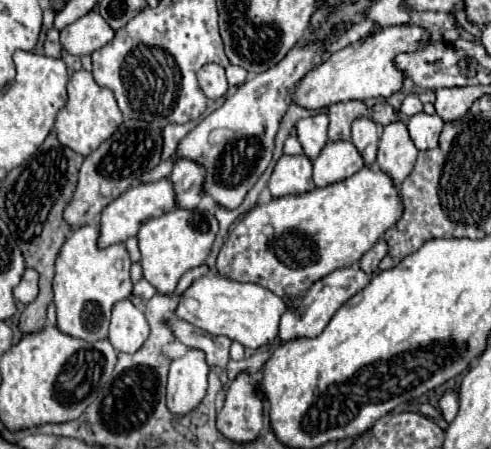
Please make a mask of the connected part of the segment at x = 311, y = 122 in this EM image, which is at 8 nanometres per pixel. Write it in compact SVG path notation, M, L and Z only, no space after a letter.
M321 111L317 115L299 119L295 129L297 129L297 139L303 147L303 153L309 155L309 159L315 159L327 143L327 113Z

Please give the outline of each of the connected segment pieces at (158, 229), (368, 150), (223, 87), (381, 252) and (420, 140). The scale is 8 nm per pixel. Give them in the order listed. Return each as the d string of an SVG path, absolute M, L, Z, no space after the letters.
M173 209L157 219L149 219L139 229L139 249L141 249L141 267L143 277L163 295L173 293L179 277L205 263L211 245L217 235L217 219L211 211L201 209Z
M359 117L353 121L353 145L363 155L365 163L371 165L379 147L379 125L369 117Z
M217 63L203 65L199 69L199 73L197 73L197 79L199 79L199 87L203 89L205 97L211 99L211 101L223 97L227 93L227 89L229 89L227 79L225 79L225 71Z
M379 239L363 257L361 257L361 263L359 263L359 267L367 273L367 275L373 275L373 273L377 273L377 267L379 267L379 263L381 263L381 259L387 255L387 251L389 251L389 245L387 245L387 241L385 239Z
M417 113L411 119L407 119L407 129L409 129L409 135L411 135L415 147L417 149L433 149L433 147L437 147L443 123L445 121L437 113L435 115Z

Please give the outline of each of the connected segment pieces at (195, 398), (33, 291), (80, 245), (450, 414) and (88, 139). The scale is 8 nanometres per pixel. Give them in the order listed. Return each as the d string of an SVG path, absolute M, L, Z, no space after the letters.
M189 349L183 357L175 359L169 369L167 383L167 403L169 411L177 415L189 413L207 391L209 365L201 349Z
M27 269L27 271L23 273L19 285L13 289L13 297L15 297L17 301L21 301L23 305L29 305L29 303L37 297L37 293L39 293L39 289L37 289L37 279L39 279L37 271Z
M99 223L83 225L77 231L73 229L55 261L53 293L57 307L57 327L67 335L85 341L105 339L113 305L121 299L127 299L133 291L129 269L131 259L123 243L99 247Z
M447 391L447 393L441 397L439 405L441 405L441 411L443 411L445 421L451 423L451 421L455 419L457 407L459 407L459 403L457 403L457 393L455 393L455 391Z
M79 69L73 73L73 77L69 79L69 85L67 85L67 93L69 93L69 101L59 111L57 121L55 121L57 137L65 147L69 147L81 155L89 155L105 139L109 139L109 135L113 135L113 131L119 127L119 123L123 121L121 111L117 107L113 91L97 85L93 75L85 69Z

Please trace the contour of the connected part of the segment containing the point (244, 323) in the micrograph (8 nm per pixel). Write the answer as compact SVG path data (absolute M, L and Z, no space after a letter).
M219 273L195 279L181 295L175 317L183 319L211 335L225 335L237 339L243 347L259 349L273 343L279 329L279 317L285 311L285 299L273 295L269 289L255 283L239 283Z

